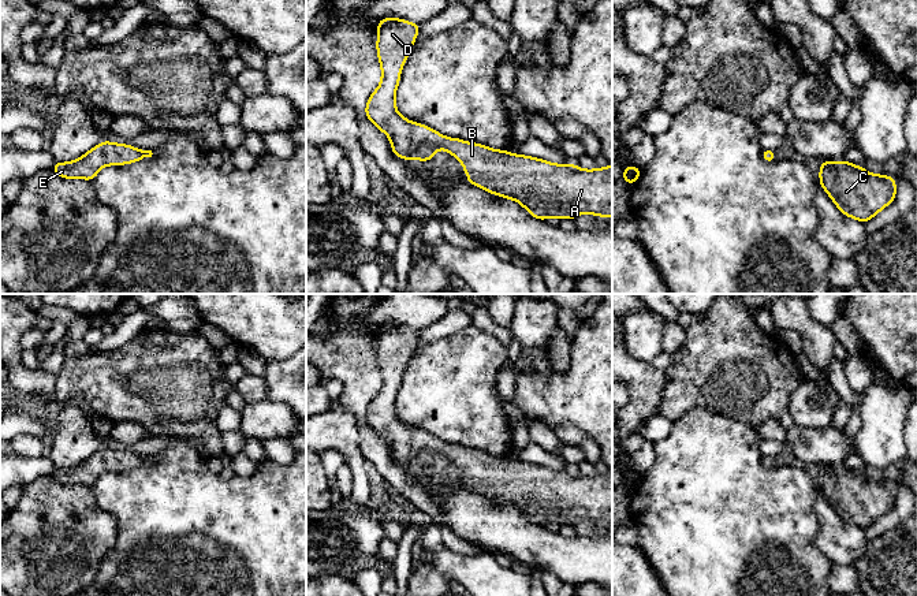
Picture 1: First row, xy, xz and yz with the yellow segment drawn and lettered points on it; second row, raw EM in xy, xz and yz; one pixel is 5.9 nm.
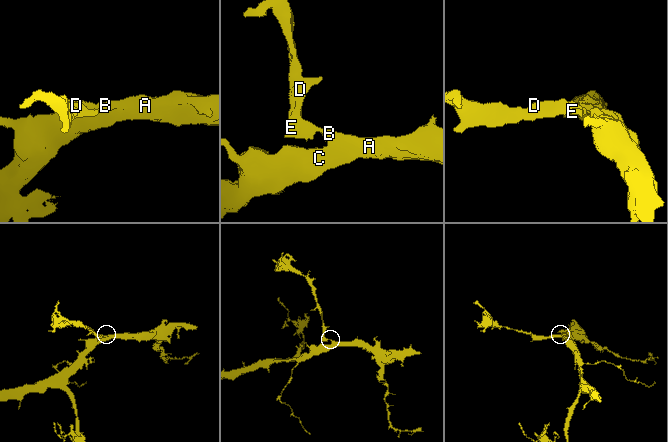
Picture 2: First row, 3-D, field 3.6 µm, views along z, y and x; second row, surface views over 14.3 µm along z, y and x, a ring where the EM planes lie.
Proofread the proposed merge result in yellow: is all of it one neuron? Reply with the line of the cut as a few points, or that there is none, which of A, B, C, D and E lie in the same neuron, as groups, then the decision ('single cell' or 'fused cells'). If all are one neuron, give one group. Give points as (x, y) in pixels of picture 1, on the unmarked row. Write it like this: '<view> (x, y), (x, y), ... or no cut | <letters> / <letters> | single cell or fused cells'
no cut | A B C D E | single cell

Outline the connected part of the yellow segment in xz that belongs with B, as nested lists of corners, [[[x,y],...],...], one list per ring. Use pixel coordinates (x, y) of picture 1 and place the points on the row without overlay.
[[[383,324],[377,331],[377,364],[381,370],[381,388],[366,409],[365,421],[377,435],[387,440],[392,459],[403,466],[430,468],[439,455],[450,458],[463,470],[470,491],[519,509],[530,522],[570,525],[589,519],[599,524],[612,524],[612,470],[605,474],[582,476],[571,470],[552,470],[547,466],[485,451],[447,444],[430,433],[405,425],[395,413],[395,401],[400,387],[402,373],[411,357],[421,331],[399,324]]]

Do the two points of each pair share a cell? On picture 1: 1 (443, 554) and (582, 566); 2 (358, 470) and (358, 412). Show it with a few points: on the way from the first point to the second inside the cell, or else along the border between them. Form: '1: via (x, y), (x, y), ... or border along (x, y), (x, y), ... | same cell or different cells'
1: border along (483, 550), (494, 554) | different cells
2: border along (339, 403), (354, 417), (358, 447), (365, 458) | different cells

